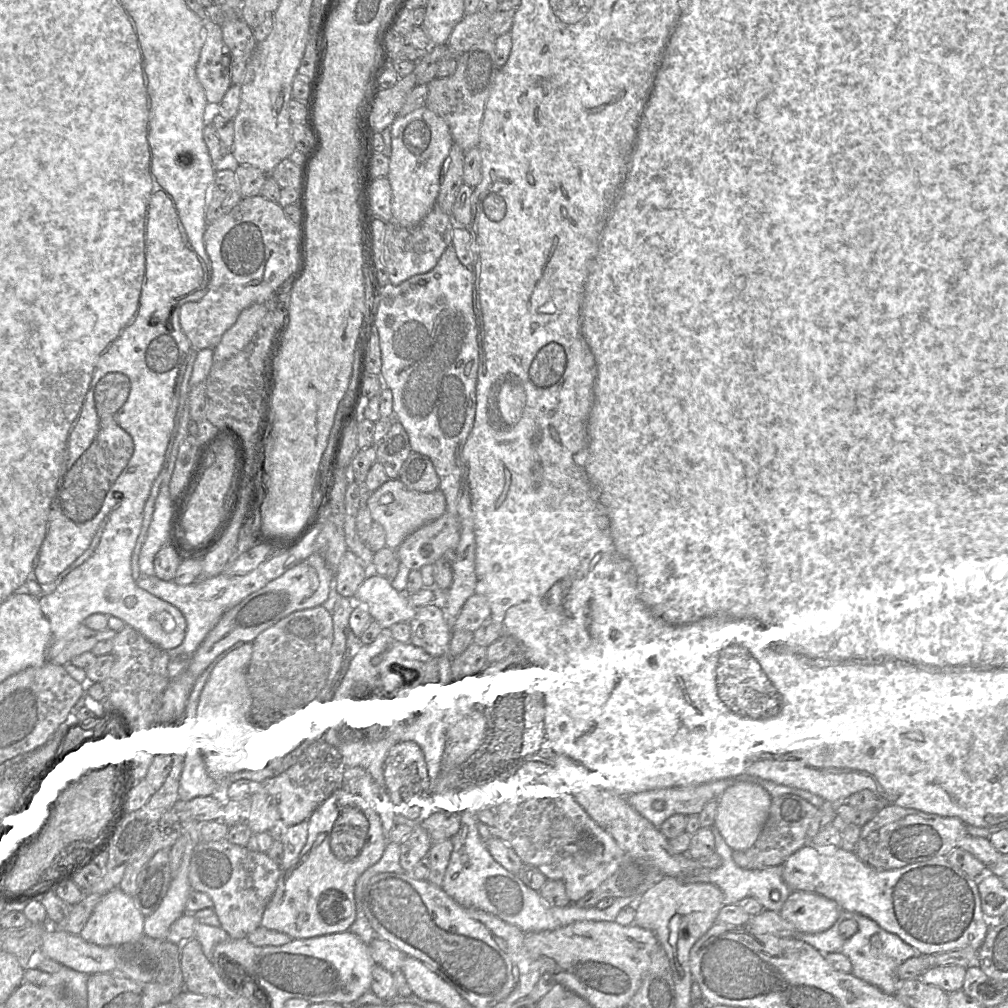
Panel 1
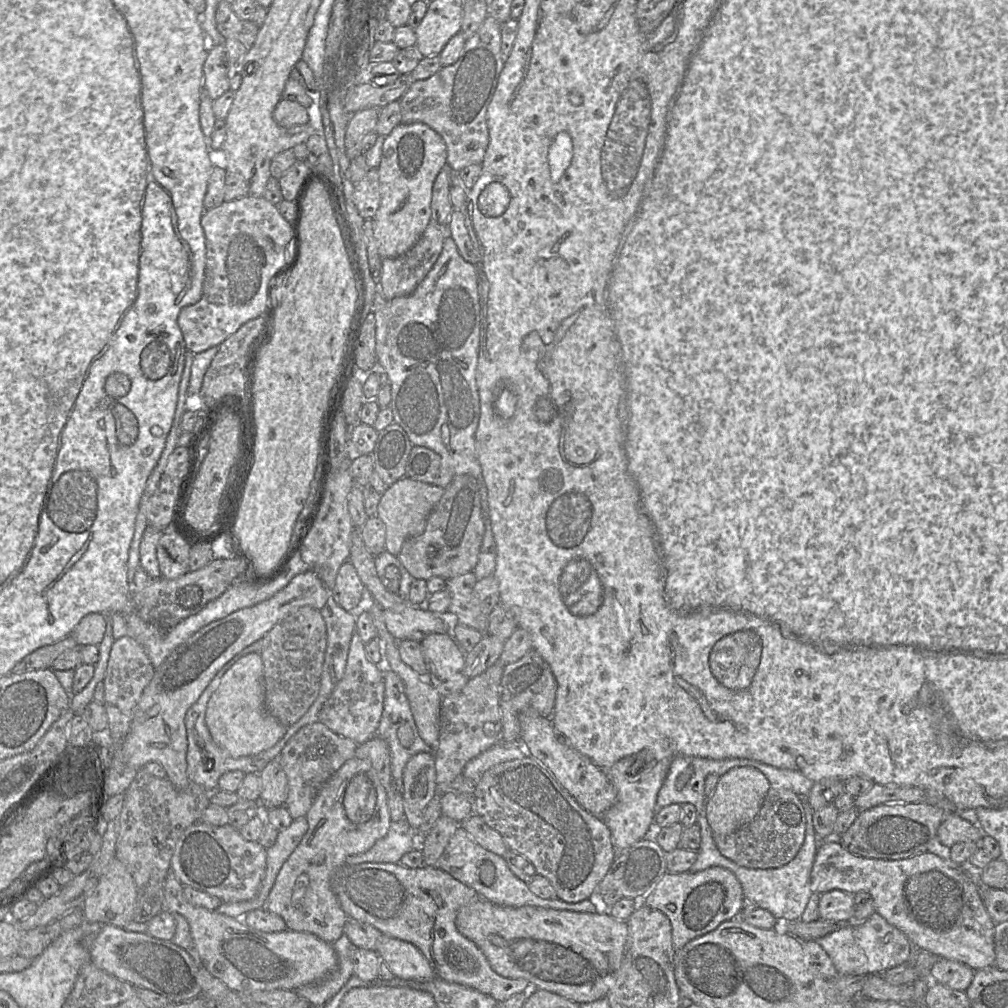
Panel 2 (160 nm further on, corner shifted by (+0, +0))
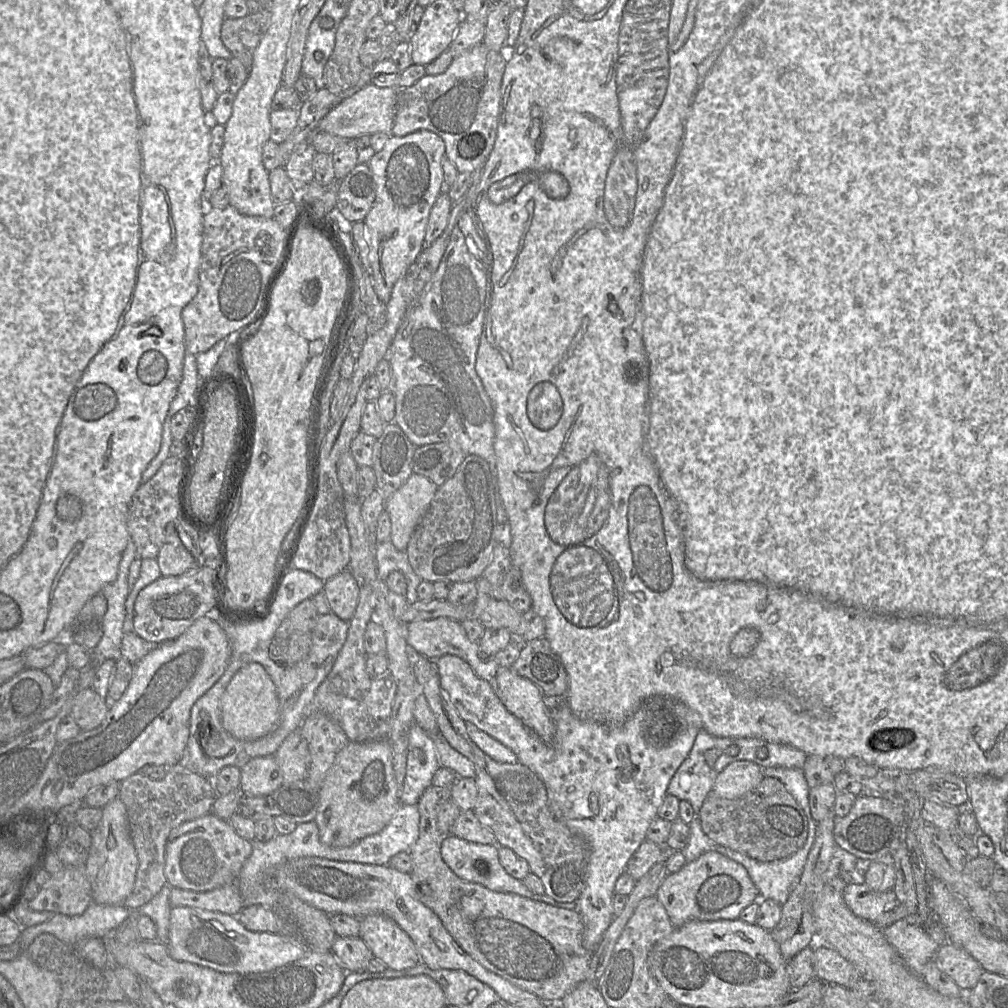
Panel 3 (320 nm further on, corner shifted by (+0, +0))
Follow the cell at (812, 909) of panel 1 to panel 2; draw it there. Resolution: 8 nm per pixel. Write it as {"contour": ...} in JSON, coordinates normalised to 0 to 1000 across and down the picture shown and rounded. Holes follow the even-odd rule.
{"contour":[[[825,883],[816,886],[812,898],[813,912],[825,915],[840,915],[847,907],[847,887]]]}

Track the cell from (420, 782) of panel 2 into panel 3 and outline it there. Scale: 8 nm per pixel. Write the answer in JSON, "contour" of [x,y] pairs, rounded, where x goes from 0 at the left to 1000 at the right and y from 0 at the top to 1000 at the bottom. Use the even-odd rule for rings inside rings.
{"contour":[[[426,780],[413,798],[417,809],[416,828],[406,844],[410,855],[407,867],[413,880],[416,876],[424,876],[429,882],[428,888],[416,888],[417,894],[435,908],[456,940],[481,960],[530,985],[538,993],[558,992],[572,977],[584,971],[587,945],[577,938],[579,916],[574,904],[554,901],[512,886],[488,884],[455,871],[438,850],[440,829],[434,821],[433,796],[433,781]]]}

